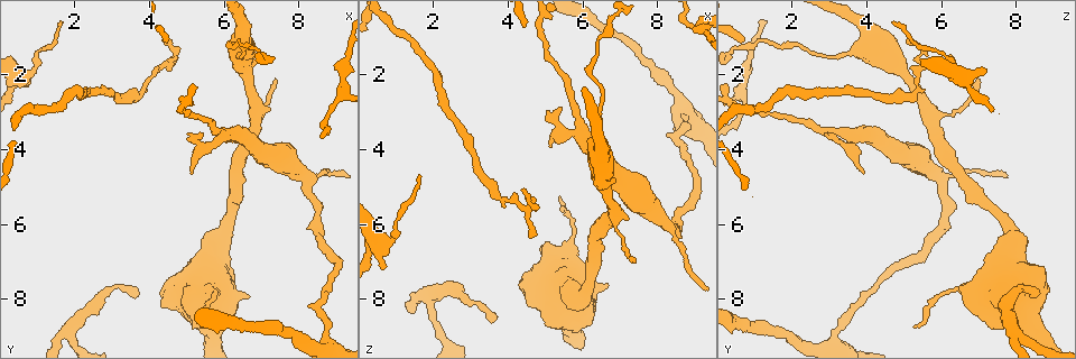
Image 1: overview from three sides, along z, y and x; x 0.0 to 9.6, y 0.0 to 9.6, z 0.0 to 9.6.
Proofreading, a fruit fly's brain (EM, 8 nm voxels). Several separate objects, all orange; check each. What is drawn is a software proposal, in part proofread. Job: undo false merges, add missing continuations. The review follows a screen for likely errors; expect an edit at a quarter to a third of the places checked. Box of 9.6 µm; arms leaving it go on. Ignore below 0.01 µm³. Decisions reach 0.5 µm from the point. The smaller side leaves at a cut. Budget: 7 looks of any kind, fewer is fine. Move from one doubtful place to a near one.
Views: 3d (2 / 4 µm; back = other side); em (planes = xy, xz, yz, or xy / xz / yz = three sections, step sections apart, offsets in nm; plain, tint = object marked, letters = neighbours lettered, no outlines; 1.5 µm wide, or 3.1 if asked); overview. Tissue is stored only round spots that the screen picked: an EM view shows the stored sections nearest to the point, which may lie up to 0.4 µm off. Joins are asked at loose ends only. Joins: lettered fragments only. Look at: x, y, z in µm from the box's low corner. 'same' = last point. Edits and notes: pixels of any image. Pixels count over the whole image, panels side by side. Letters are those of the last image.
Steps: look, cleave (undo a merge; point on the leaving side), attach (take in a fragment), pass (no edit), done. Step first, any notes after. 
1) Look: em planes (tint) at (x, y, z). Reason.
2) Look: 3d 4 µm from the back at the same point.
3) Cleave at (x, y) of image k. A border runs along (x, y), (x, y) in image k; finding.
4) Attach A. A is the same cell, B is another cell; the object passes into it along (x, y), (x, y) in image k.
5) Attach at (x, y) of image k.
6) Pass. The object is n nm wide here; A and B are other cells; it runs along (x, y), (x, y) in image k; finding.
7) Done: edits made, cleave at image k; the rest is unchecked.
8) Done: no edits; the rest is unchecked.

Look: 3d 2 µm at (4.45, 1.75, 5.60).

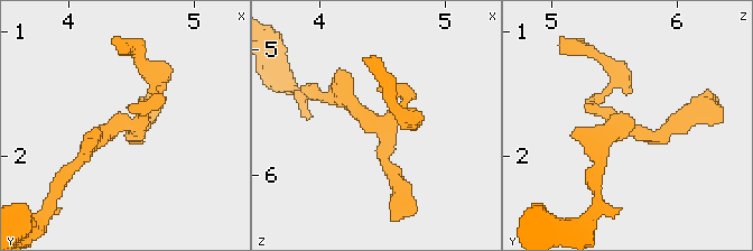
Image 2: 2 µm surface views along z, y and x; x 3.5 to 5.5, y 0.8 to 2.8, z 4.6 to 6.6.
Look: em planes (tint) at (4.40, 1.74, 5.52).

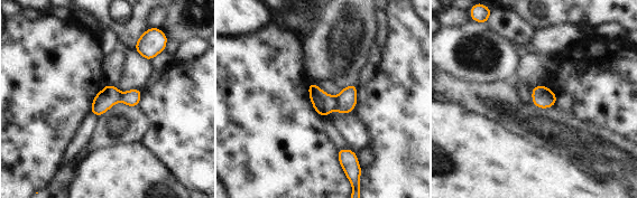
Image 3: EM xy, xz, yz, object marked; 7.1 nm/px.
Look: em planes (letters) at the same point. What lies round it.

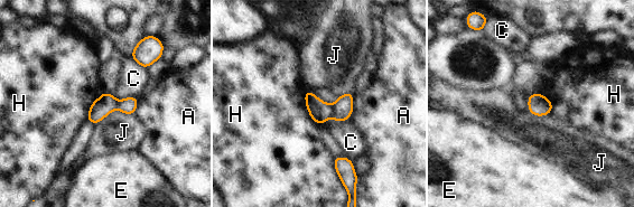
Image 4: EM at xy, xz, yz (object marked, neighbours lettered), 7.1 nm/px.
Cleave at (343, 107) of image 4. The object is 140 nm wide here; the longest contact is with H, 280 nm; A, C, E, H and J are other cells; a second neuron is stuck on.

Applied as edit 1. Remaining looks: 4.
Look: 3d 4 µm at (6.55, 1.85, 4.85). Thick turns thin.

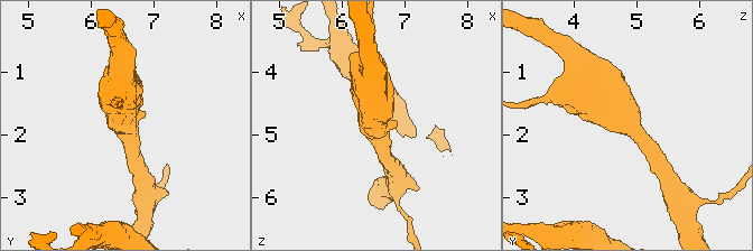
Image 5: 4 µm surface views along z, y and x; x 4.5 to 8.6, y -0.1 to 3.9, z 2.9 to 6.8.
Look: em planes (tint) at (6.55, 1.85, 4.85). The arms are 280, 650 nm wide.

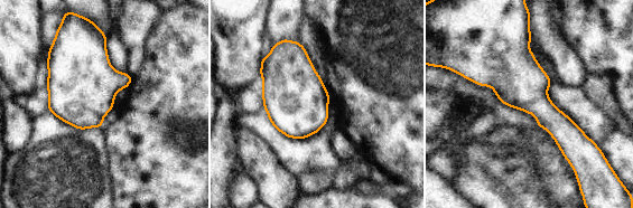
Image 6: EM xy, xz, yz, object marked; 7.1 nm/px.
Look: em planes (letters) at the same point. See the neighbours.

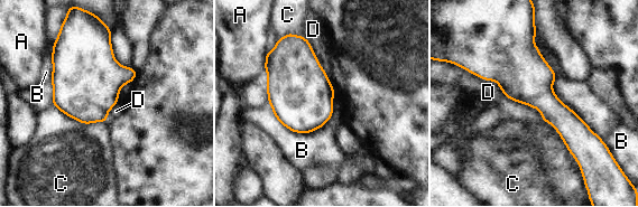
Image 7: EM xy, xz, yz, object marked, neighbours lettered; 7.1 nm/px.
Pass. A, B, C and D are other cells; all the same neuron.

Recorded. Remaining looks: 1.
Done: edits made, cleave at image 4; the rest is unchecked.

